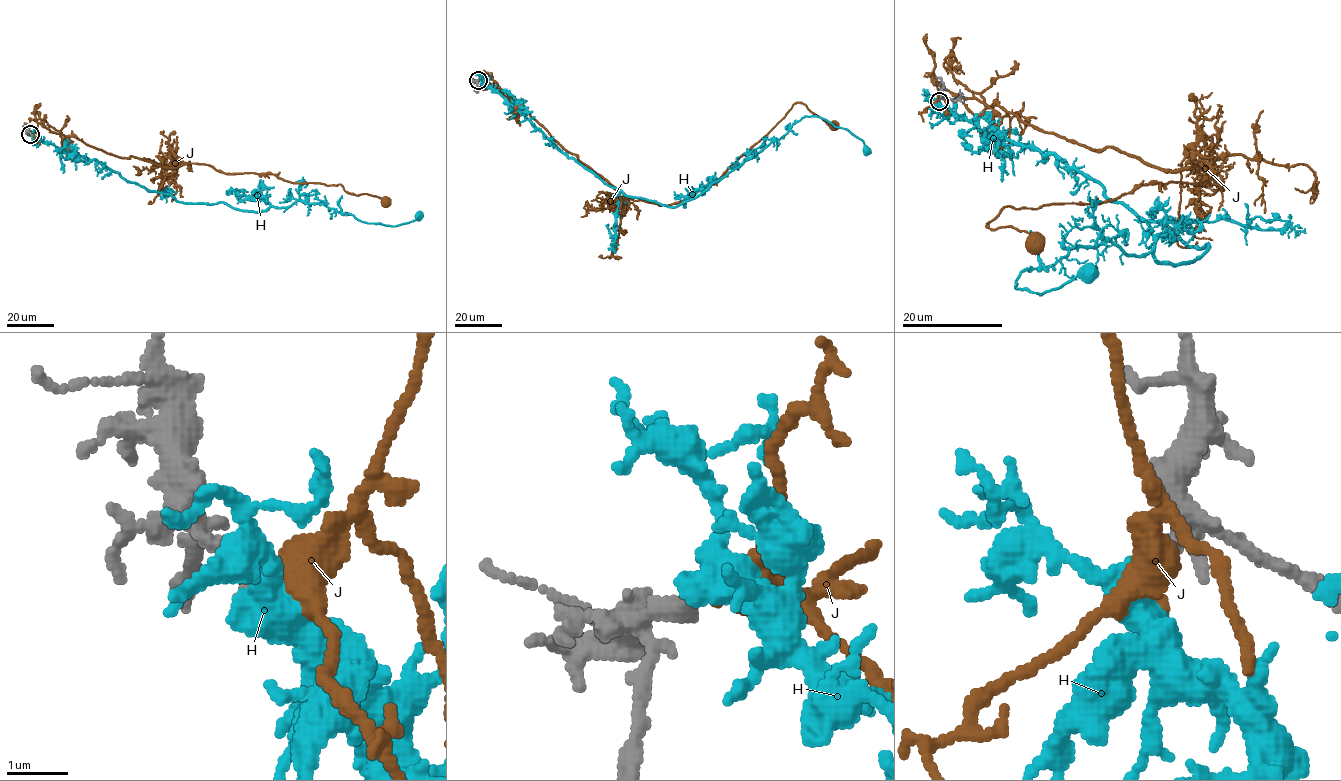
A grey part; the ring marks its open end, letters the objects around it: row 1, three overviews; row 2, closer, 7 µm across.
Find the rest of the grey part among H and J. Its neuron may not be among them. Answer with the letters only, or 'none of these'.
none of these

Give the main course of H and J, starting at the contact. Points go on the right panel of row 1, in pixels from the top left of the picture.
H: (938, 100), (1207, 244), (1177, 264), (1075, 246), (1016, 288), (1087, 272)
J: (939, 99), (934, 77), (1091, 149), (1205, 169), (1103, 202), (1006, 206), (987, 224), (1040, 243)

